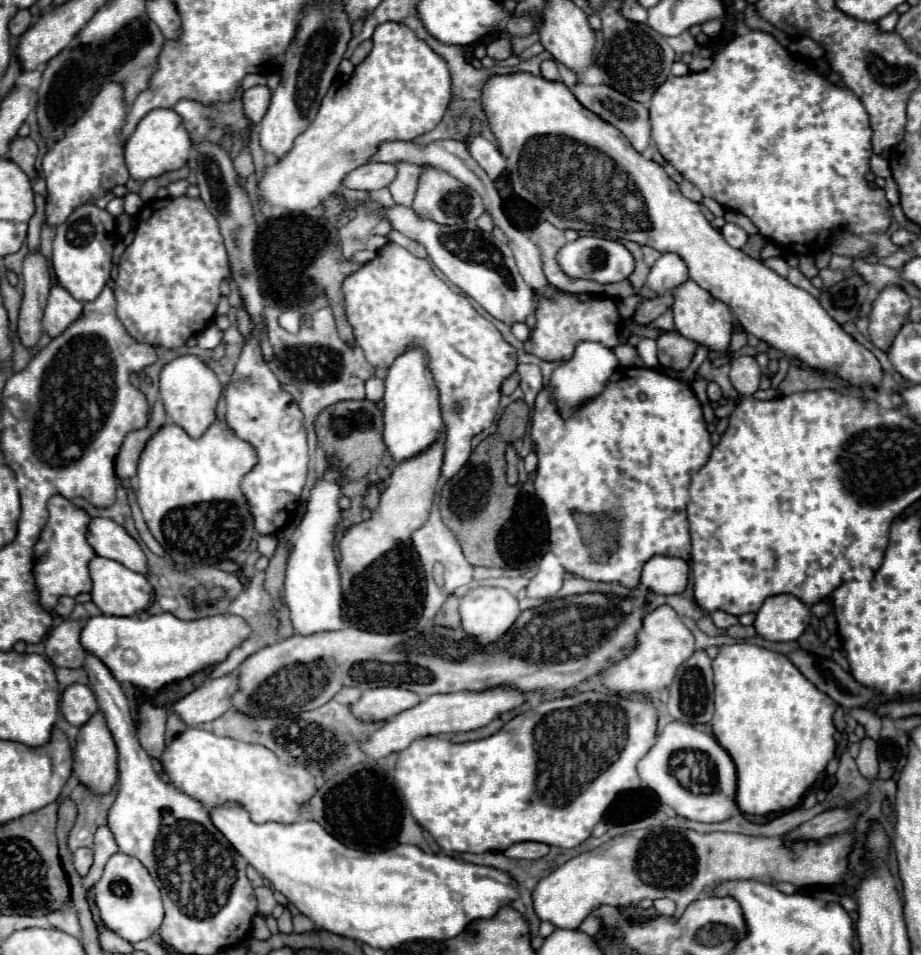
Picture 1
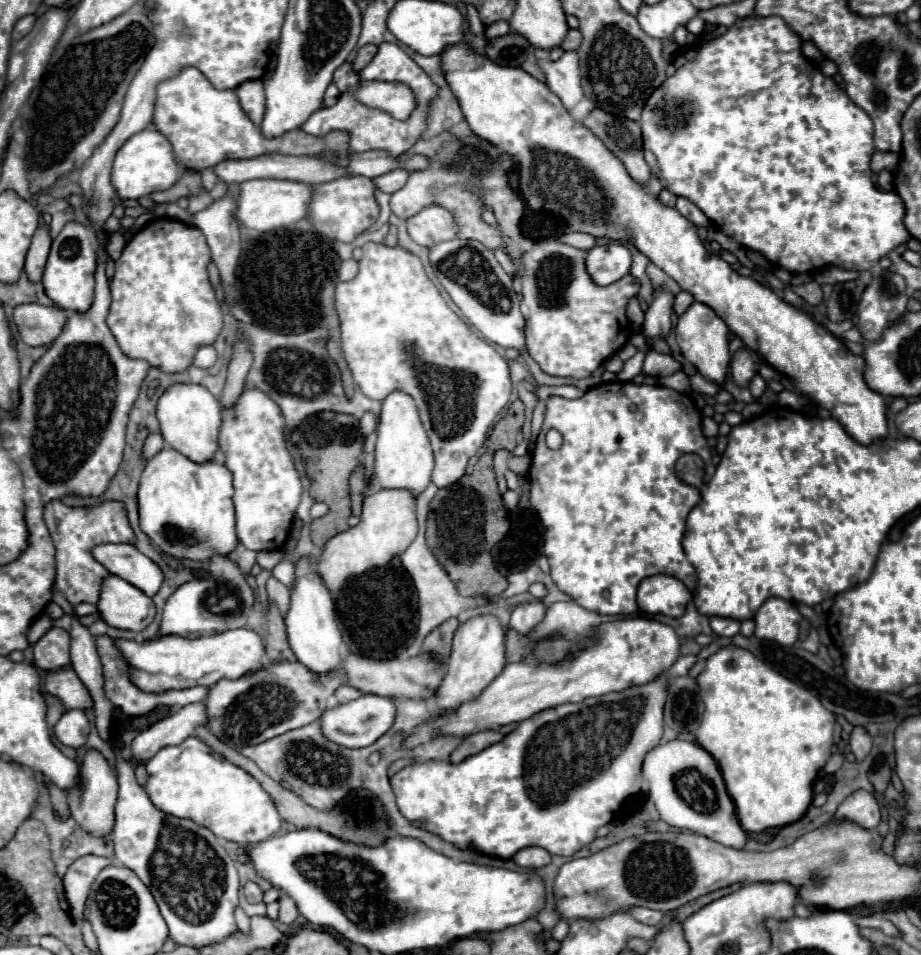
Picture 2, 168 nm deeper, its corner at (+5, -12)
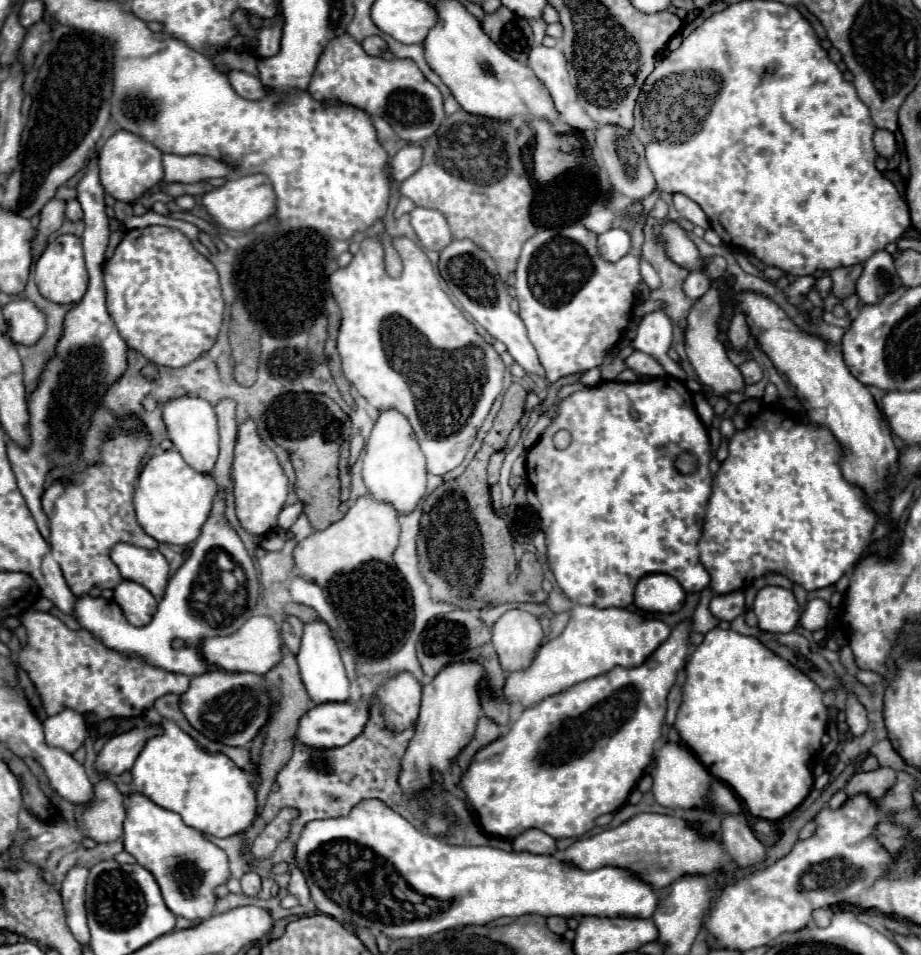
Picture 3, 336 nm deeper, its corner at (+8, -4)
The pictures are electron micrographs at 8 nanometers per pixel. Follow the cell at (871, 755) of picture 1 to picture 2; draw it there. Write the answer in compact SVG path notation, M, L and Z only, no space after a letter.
M855 726L853 732L851 732L849 746L851 746L851 752L855 754L855 758L863 760L869 754L869 750L871 750L871 736L869 736L869 732L865 728Z

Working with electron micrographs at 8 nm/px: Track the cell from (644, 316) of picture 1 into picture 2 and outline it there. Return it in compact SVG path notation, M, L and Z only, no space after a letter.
M681 290L681 292L675 296L675 312L681 316L693 302L695 302L695 298L693 298L689 292Z

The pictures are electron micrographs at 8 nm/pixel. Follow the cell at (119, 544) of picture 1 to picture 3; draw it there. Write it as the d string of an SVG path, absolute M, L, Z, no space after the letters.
M118 542L110 550L110 558L118 566L122 578L134 580L150 590L154 598L162 598L168 582L168 562L158 550L146 550Z

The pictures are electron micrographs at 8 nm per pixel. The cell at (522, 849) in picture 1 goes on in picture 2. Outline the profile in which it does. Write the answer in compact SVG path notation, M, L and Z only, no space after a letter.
M531 846L531 848L523 848L519 850L515 856L513 856L515 864L521 866L521 868L541 868L541 866L547 866L551 862L551 854L545 850L545 848L537 848L537 846Z

